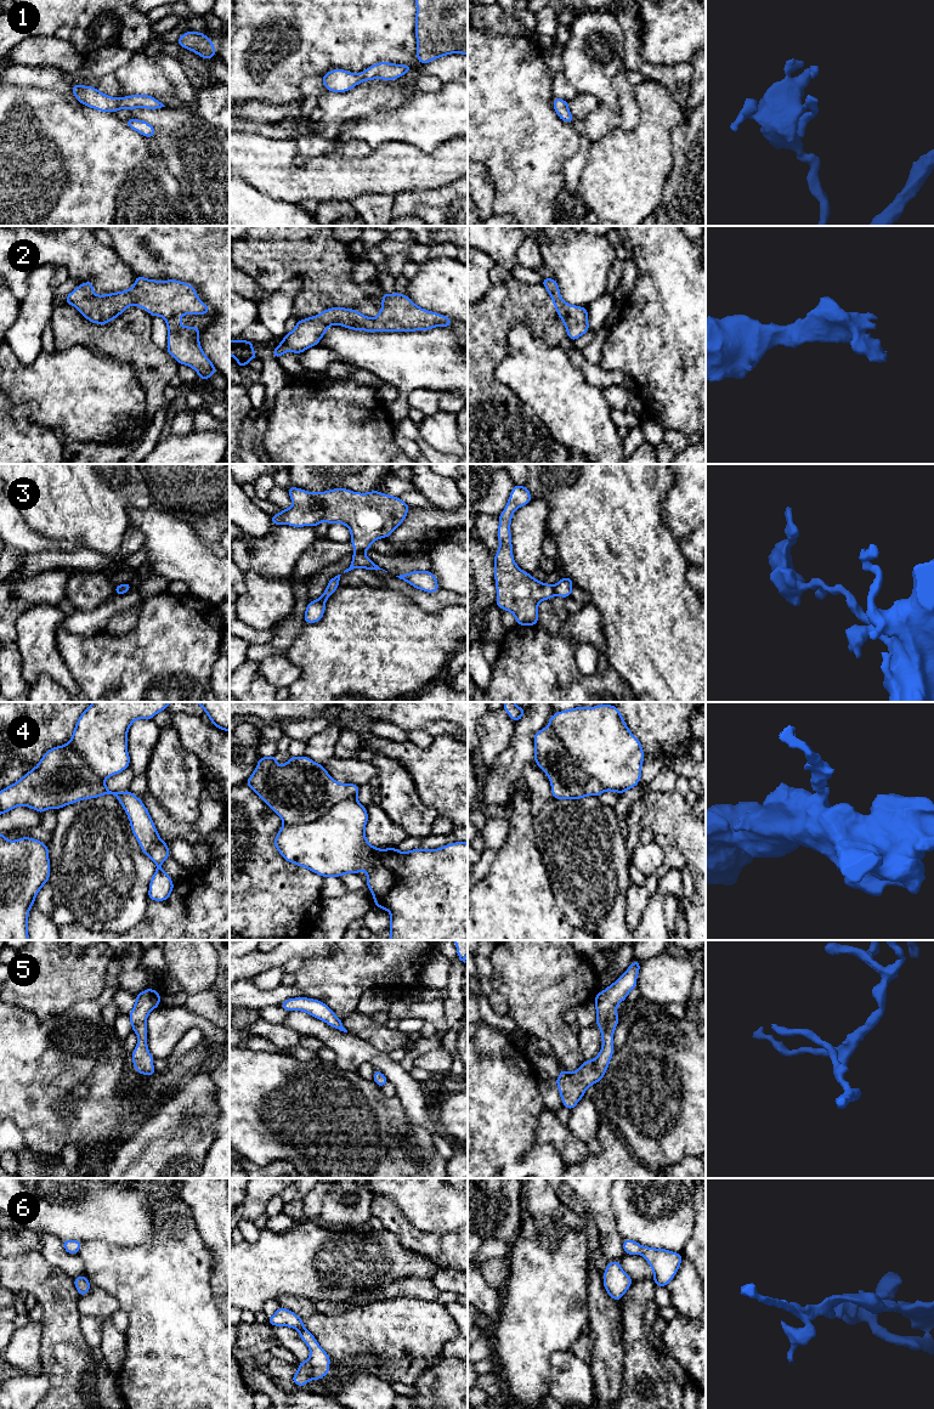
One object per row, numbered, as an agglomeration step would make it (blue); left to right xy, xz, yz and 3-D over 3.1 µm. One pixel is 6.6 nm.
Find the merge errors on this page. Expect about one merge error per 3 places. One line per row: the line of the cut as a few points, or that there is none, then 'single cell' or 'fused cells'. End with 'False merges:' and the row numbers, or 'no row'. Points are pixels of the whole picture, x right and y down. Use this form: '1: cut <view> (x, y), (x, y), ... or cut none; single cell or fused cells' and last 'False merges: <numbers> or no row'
1: cut none; single cell
2: cut none; single cell
3: cut yz (553, 586), (555, 594); fused cells
4: cut xz (355, 797), (347, 797), (334, 803), (312, 821), (284, 825); fused cells
5: cut none; single cell
6: cut none; single cell
False merges: 3, 4

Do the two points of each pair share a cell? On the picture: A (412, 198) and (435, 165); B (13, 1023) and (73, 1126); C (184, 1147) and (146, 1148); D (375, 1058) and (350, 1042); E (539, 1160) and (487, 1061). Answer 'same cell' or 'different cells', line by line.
A: different cells
B: same cell
C: same cell
D: same cell
E: same cell

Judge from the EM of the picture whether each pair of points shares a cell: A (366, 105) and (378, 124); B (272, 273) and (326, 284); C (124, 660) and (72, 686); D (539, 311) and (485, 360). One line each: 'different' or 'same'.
A: different
B: same
C: different
D: same

